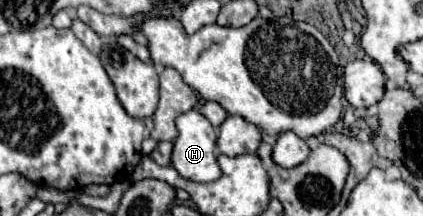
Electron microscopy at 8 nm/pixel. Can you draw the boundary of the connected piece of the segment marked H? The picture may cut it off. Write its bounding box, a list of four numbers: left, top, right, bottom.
[172,109,222,183]

